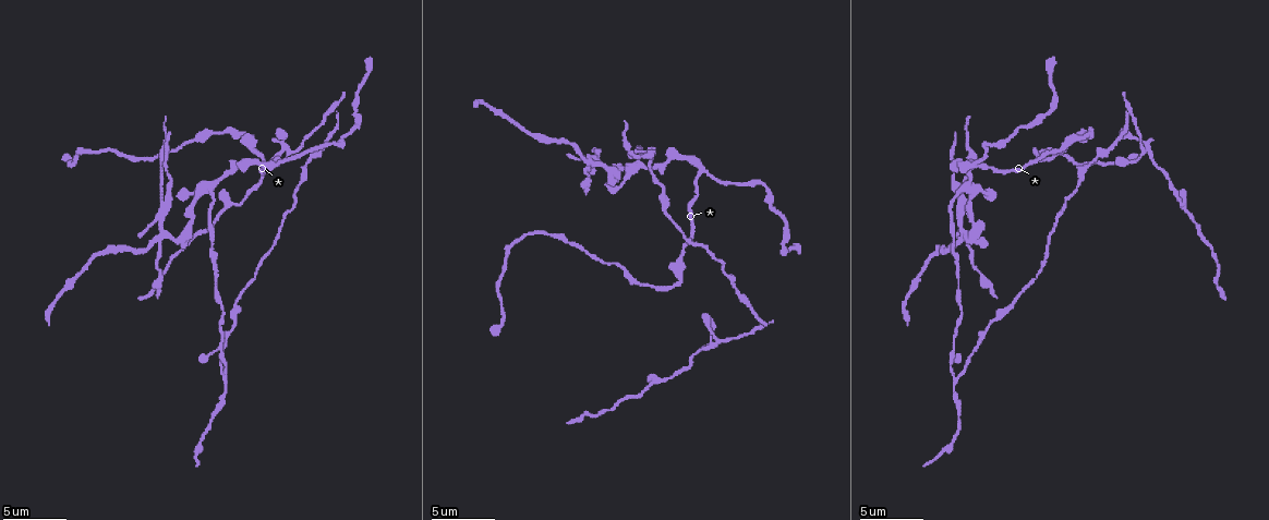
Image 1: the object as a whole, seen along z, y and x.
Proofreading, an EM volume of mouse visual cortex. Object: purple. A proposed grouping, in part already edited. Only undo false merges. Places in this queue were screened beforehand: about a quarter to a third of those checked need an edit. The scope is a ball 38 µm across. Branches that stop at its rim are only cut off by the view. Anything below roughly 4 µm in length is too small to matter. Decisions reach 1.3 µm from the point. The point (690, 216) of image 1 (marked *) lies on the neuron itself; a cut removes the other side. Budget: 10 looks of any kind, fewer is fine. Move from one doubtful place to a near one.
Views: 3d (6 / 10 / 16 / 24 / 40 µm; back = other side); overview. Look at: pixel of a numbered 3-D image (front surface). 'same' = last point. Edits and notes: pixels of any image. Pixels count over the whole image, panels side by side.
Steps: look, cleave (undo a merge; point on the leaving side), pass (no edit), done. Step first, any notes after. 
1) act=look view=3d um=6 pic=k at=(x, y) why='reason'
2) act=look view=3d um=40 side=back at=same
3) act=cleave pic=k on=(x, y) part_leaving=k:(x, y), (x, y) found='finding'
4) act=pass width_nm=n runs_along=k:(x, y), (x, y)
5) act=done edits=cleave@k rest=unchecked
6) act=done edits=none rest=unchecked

act=look view=3d um=16 pic=1 at=(208, 191) why='four-way junction'

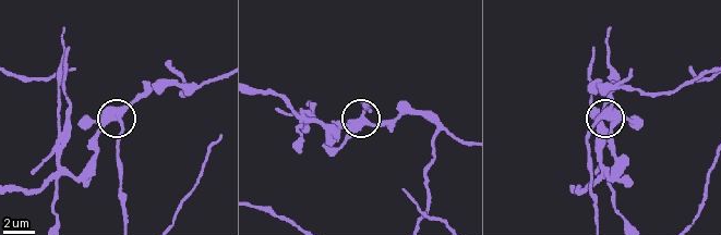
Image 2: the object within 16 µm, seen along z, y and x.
act=pass arms=4 found='one neuron here'

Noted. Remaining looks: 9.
act=look view=3d um=6 pic=1 at=(703, 166) why='arms part here'

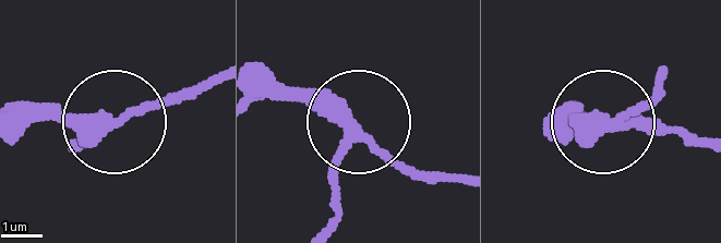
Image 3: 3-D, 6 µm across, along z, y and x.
act=pass width_nm=260 runs_along=3:(703, 138), (605, 125), (658, 94) found='one neuron here'

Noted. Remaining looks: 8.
act=look view=3d um=10 pic=1 at=(1086, 136) why='thin neck'

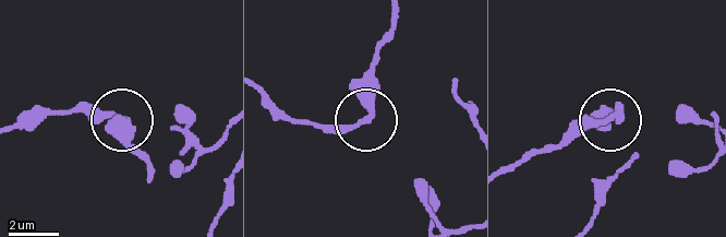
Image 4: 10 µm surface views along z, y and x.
act=pass runs_along=4:(390, 18), (372, 74), (370, 111), (347, 125), (293, 125) found='one neuron here'

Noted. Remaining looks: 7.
act=look view=3d um=10 pic=1 at=(222, 375) why='three-way junction'

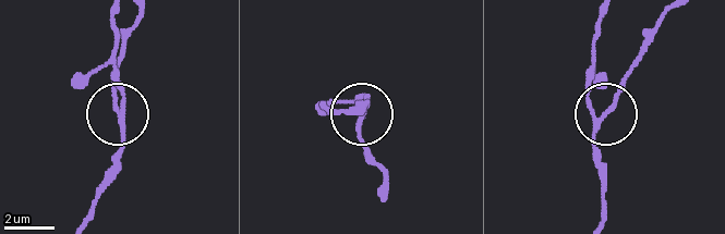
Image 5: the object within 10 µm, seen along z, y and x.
act=cleave pic=5 on=(355, 130) side_arm_um=9 part_leaving=5:(591, 103), (607, 108), (642, 39), (664, 14) found='two neurons meet here'

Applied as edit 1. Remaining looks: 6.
act=look view=3d um=10 pic=1 at=(162, 232) why='looks like a crossing'

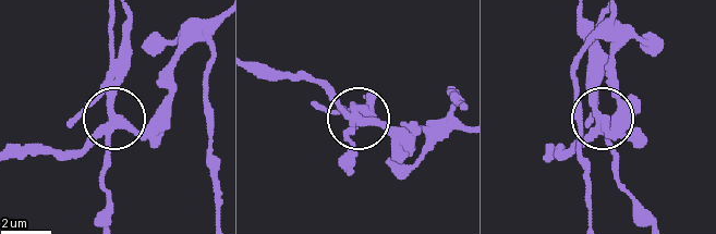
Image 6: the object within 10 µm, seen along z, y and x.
act=look view=3d um=10 side=back pic=6 at=(598, 117)

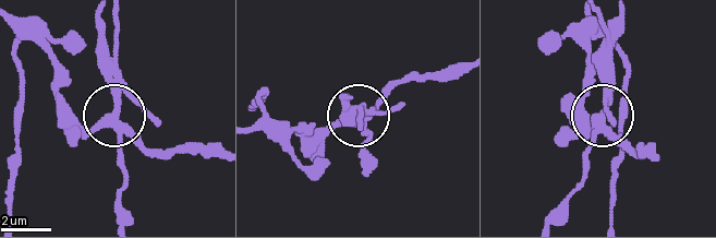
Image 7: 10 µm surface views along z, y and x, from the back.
act=cleave pic=7 on=(114, 86) side_arm_um=10 part_leaving=7:(119, 120), (112, 97), (112, 15) found='a second neuron is stuck on'

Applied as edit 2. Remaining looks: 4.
act=done edits=cleave@5,cleave@7 rest=unchecked

